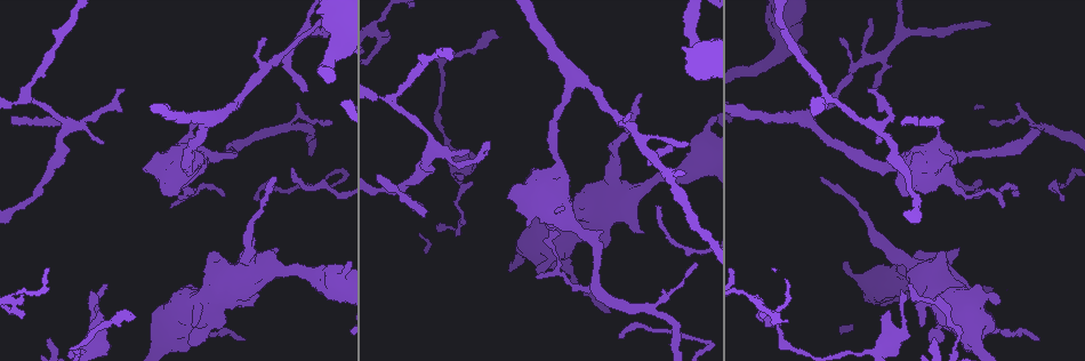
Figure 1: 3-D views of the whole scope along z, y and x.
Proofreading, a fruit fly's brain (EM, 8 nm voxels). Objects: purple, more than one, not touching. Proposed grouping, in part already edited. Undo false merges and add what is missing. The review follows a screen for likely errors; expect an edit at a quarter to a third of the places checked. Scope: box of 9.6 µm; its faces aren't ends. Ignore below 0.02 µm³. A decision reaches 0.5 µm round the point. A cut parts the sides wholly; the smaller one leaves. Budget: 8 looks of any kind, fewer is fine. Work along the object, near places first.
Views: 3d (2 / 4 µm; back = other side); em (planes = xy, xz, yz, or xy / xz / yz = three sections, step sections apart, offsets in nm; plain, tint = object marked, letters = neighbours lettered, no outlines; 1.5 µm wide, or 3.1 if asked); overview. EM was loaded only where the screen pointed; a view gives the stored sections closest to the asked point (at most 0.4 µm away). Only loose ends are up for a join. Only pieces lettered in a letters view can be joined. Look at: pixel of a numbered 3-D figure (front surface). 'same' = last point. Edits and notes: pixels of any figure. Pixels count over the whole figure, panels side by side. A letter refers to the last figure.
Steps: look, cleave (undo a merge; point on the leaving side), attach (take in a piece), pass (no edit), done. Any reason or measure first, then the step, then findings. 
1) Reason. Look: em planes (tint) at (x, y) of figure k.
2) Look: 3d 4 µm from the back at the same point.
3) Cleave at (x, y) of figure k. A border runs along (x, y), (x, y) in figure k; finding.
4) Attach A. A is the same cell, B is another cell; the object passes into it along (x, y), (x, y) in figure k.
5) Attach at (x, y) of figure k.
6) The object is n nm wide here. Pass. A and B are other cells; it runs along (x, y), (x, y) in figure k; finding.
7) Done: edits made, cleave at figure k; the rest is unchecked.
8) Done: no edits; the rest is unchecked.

Free end. Look: em planes (letters) at (564, 207) of figure 1.

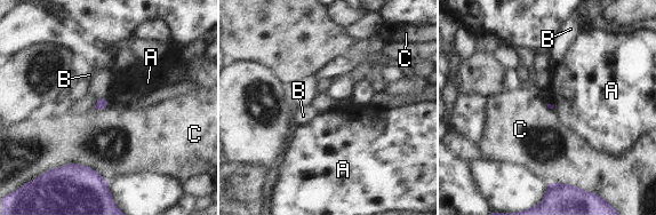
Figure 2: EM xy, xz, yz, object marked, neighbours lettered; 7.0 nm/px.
Pass. A, B and C are other cells; a border runs along (58, 167), (86, 165), (108, 182) in figure 2; none of them fits.

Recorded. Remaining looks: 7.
Abrupt turn. Look: em planes (tint) at (808, 117) of figure 1.

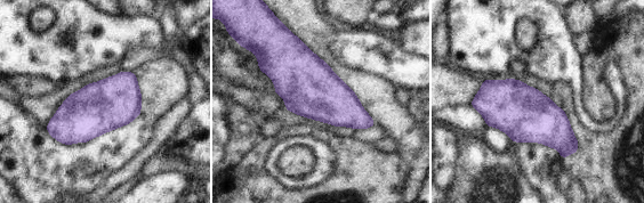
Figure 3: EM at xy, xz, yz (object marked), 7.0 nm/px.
What lies round it. Look: em planes (letters) at the same point.

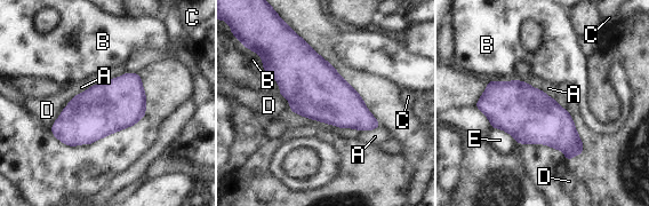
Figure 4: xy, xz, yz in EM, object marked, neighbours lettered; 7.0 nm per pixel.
Pass. A, B, C, D and E are other cells; a border runs along (379, 125), (373, 129), (360, 131) in figure 4; continuous, no second cell.

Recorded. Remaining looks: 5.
Free end. Look: em xy step 8 (letters) at (266, 38) of figure 1.

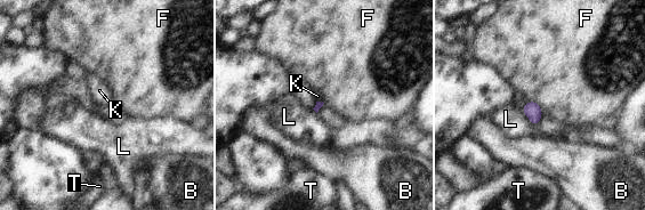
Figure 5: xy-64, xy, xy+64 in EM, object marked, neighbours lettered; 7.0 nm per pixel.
Look: em yz step 4 (letters) at the same point.

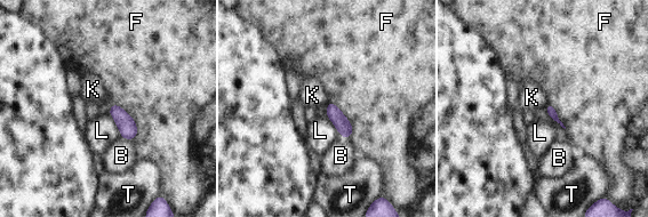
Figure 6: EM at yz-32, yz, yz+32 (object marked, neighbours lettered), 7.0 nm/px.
The longest contact is with F, 300 nm. Pass. B, F, K, L and T are other cells; a border runs along (114, 103), (134, 121), (133, 139) in figure 6; no lettered piece goes on from it.

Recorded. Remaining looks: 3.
End of a long branch. Look: 3d 4 µm at (822, 179) of figure 1.

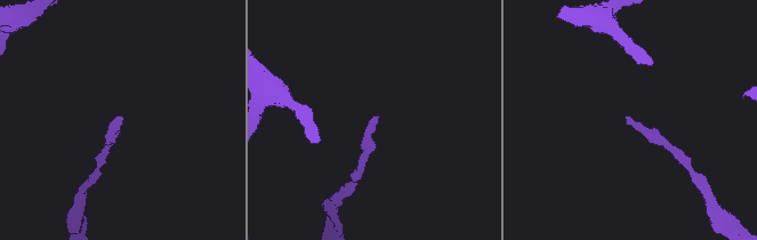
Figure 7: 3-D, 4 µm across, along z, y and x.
Shape alone is not enough. Look: em planes (letters) at (122, 116) of figure 7.

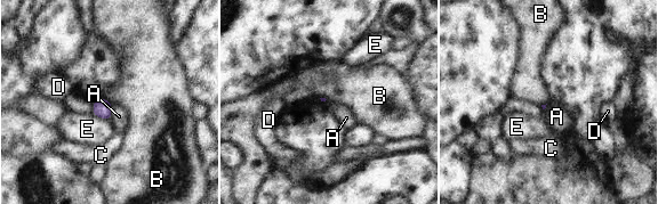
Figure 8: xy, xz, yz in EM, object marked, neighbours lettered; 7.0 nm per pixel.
Pass. A, B, C, D and E are other cells; a border runs along (103, 98), (111, 104) in figure 8; no lettered piece goes on from it.

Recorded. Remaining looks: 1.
Done: no edits; the rest is unchecked.

